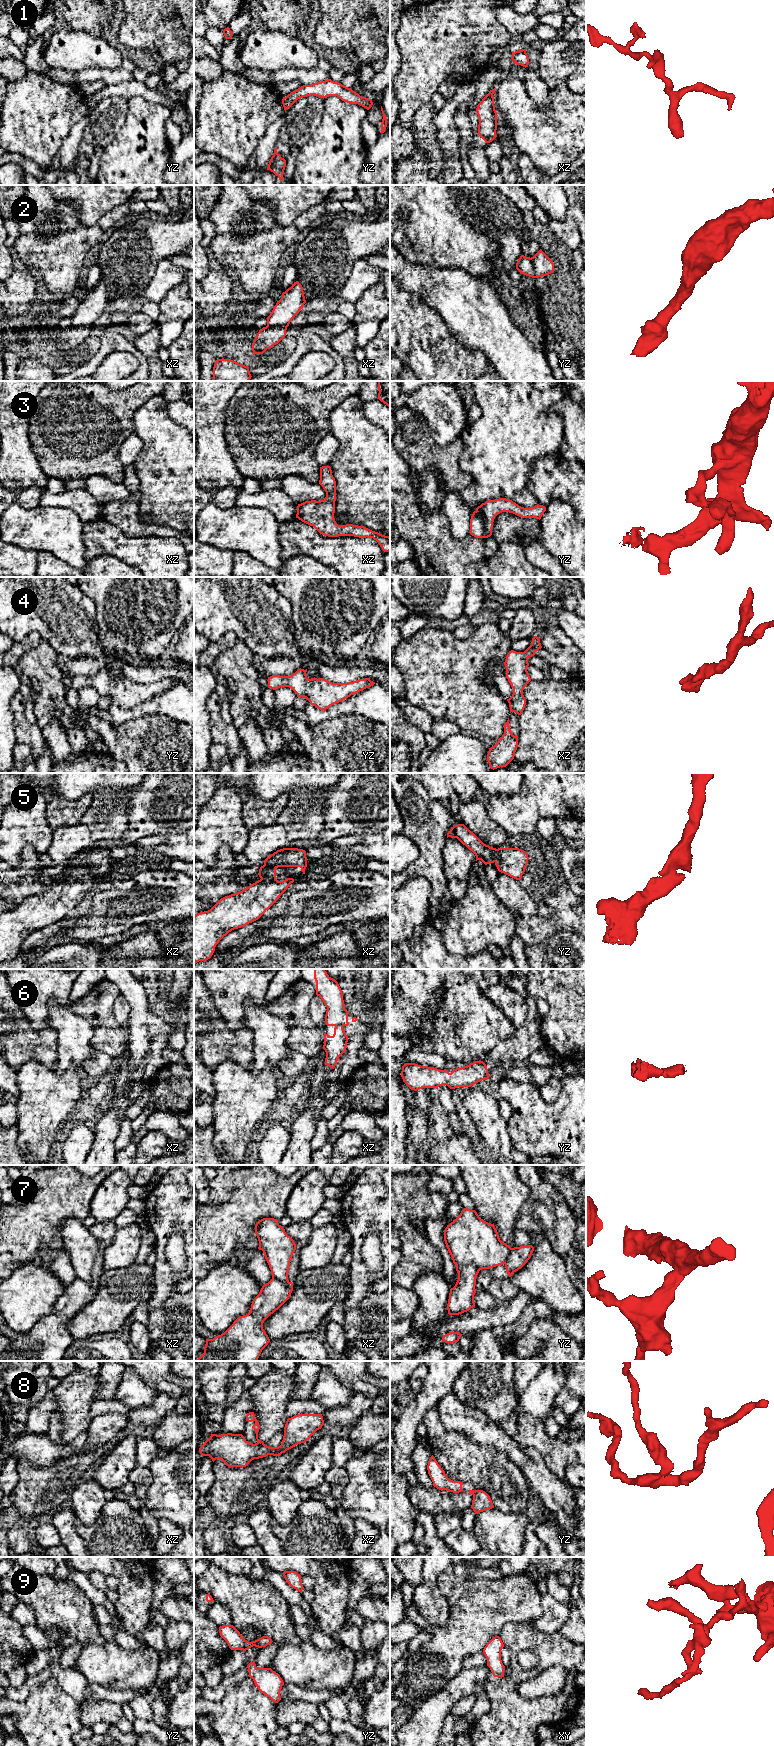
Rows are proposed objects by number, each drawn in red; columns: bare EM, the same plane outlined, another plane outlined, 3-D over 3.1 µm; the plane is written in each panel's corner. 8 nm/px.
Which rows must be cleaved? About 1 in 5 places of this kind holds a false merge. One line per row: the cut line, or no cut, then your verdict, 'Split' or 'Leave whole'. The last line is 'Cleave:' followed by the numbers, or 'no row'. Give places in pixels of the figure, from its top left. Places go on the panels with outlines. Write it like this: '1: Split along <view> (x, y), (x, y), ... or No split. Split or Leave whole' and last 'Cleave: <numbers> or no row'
1: No split. Leave whole
2: No split. Leave whole
3: No split. Leave whole
4: No split. Leave whole
5: No split. Leave whole
6: No split. Leave whole
7: Split along xz (272, 1277), (288, 1282). Split
8: Split along xz (256, 1443), (263, 1444). Split
9: No split. Leave whole
Cleave: 7, 8

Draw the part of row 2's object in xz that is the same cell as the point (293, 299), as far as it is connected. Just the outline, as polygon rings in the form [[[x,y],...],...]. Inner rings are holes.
[[[296,281],[282,293],[272,312],[267,317],[267,326],[260,329],[252,343],[253,355],[263,354],[278,344],[285,336],[292,319],[306,303],[302,285]]]

